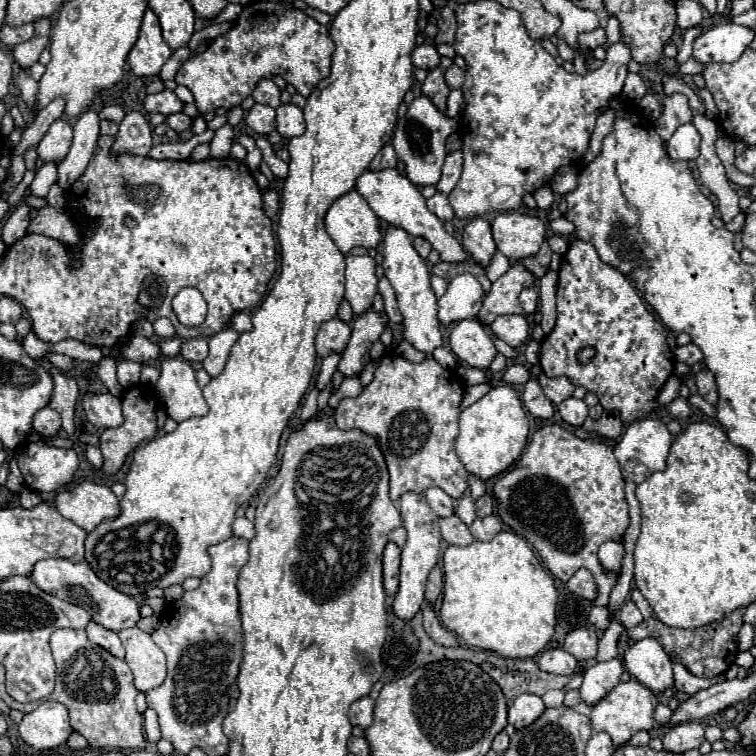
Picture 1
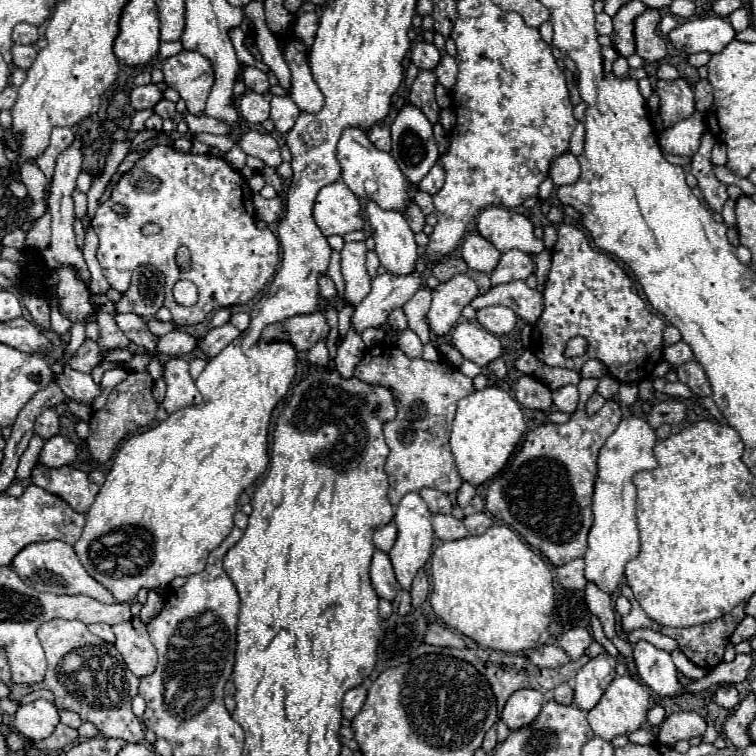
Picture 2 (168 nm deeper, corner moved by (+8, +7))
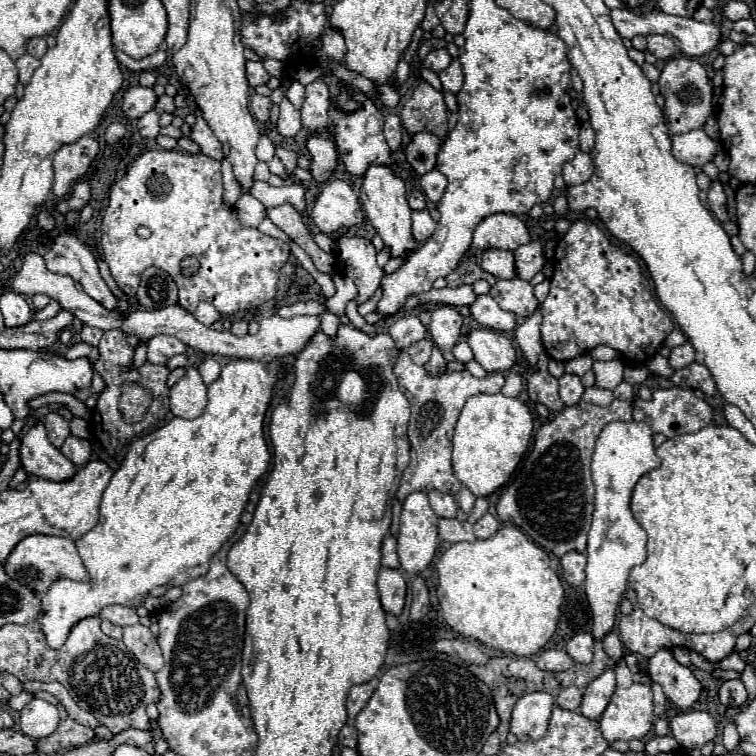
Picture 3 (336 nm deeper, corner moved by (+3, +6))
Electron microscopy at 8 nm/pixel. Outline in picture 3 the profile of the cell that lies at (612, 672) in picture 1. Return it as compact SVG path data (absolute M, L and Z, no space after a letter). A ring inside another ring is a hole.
M606 668L598 678L594 678L592 682L586 684L580 712L586 718L598 720L602 716L602 712L606 710L606 706L610 702L610 696L614 694L614 690L616 690L614 668Z

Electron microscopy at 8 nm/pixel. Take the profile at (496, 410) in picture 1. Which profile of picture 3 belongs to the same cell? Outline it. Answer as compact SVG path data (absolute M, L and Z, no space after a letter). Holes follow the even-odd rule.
M476 394L464 404L454 428L452 466L456 478L474 494L488 496L508 482L532 438L534 422L518 398L504 394Z

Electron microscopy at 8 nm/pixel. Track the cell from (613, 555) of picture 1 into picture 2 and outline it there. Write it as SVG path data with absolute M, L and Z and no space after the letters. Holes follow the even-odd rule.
M629 417L617 425L613 435L599 449L597 481L593 493L593 527L587 537L589 547L585 553L585 579L609 595L617 591L625 563L635 559L639 553L633 475L657 467L657 459L653 455L655 443L655 431L647 421L641 417Z

